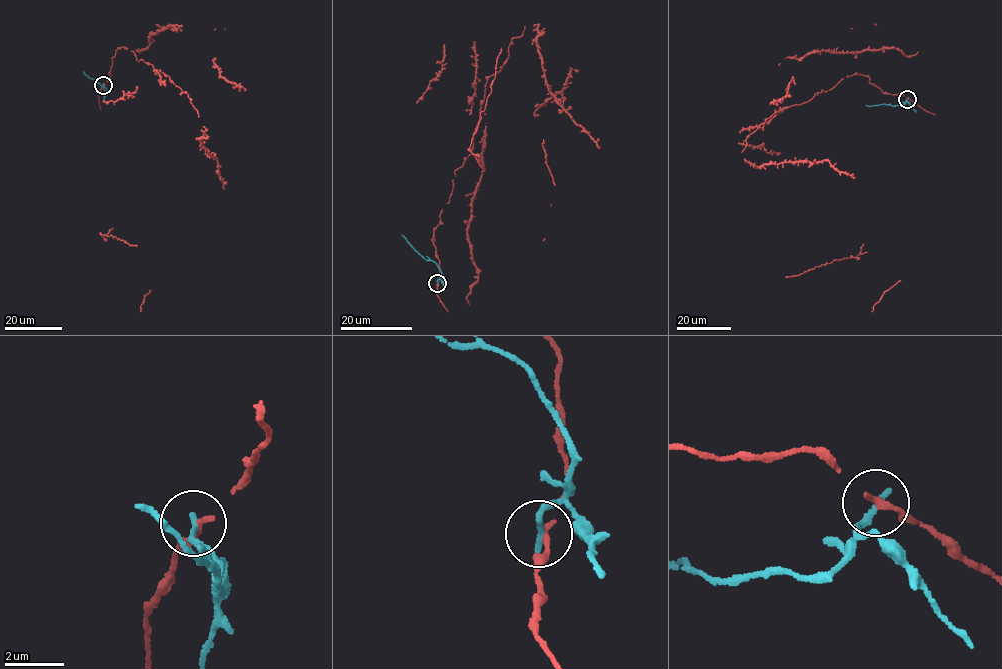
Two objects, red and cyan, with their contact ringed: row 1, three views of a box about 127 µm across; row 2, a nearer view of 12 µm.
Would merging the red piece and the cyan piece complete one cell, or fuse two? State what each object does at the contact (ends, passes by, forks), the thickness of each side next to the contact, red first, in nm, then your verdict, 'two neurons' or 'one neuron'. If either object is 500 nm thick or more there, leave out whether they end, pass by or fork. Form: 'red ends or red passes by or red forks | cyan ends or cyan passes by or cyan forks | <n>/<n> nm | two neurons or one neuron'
red ends | cyan ends | 240/240 nm | two neurons

